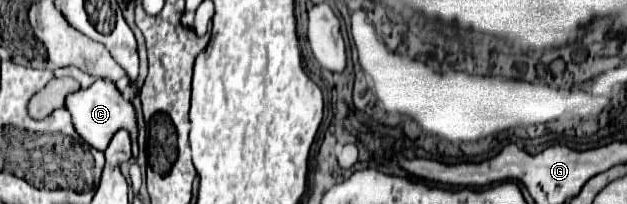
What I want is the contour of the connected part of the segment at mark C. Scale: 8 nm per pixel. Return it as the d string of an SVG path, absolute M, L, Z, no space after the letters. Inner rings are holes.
M97 80L87 90L77 90L73 94L69 94L65 98L65 108L73 116L75 130L81 134L81 138L85 138L85 142L89 142L89 146L93 146L97 150L105 150L105 146L109 146L113 134L117 130L125 128L125 130L129 130L132 140L132 156L134 158L138 157L139 146L136 140L138 136L137 114L135 114L135 108L133 108L131 100L123 98L123 94L117 90L117 86L113 82Z

